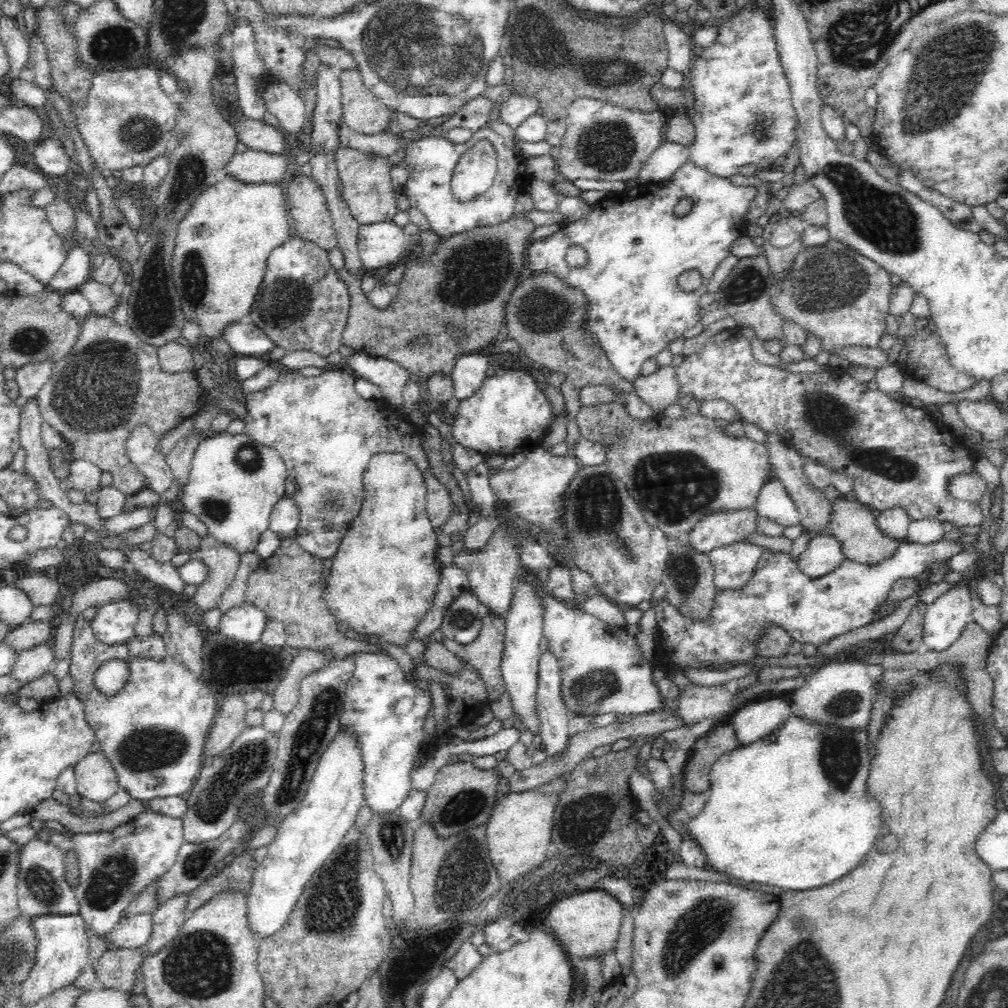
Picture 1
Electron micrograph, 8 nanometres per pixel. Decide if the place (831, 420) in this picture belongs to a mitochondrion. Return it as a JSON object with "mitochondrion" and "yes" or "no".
{"mitochondrion":"yes"}

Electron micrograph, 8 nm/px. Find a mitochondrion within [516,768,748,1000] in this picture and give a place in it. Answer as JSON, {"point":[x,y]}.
{"point":[701,924]}

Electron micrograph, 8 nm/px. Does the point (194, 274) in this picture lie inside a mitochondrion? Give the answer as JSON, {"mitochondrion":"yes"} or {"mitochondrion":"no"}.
{"mitochondrion":"yes"}

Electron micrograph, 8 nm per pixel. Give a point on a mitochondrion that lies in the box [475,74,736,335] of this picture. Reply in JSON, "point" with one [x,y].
{"point":[608,145]}

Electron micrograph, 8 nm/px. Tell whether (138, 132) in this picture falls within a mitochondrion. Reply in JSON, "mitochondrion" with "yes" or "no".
{"mitochondrion":"yes"}

